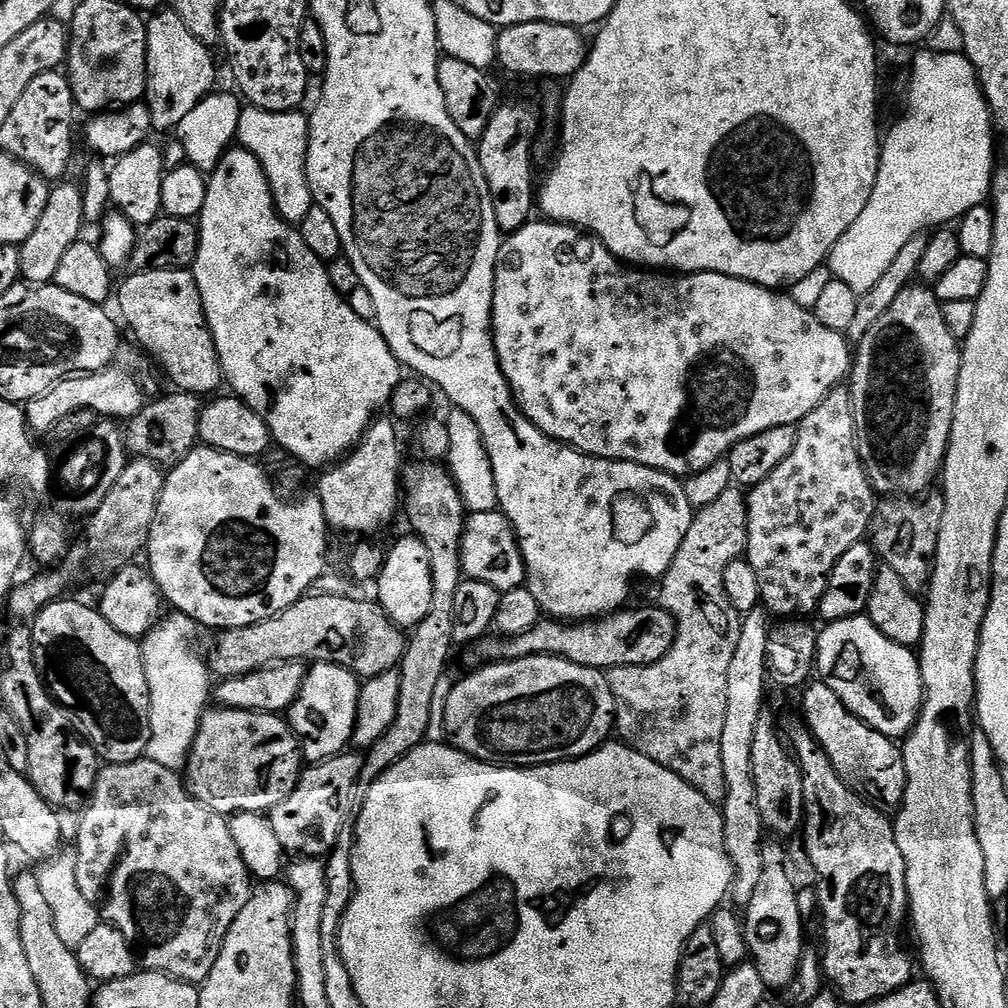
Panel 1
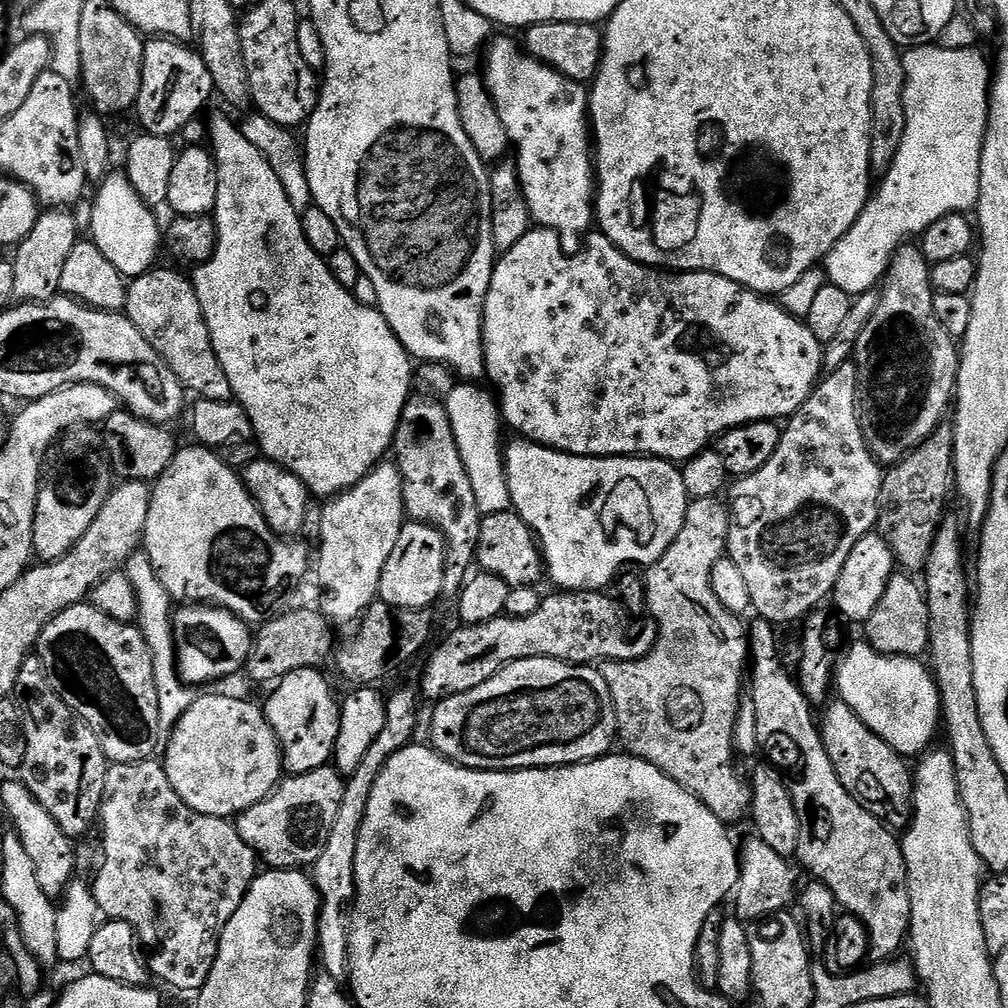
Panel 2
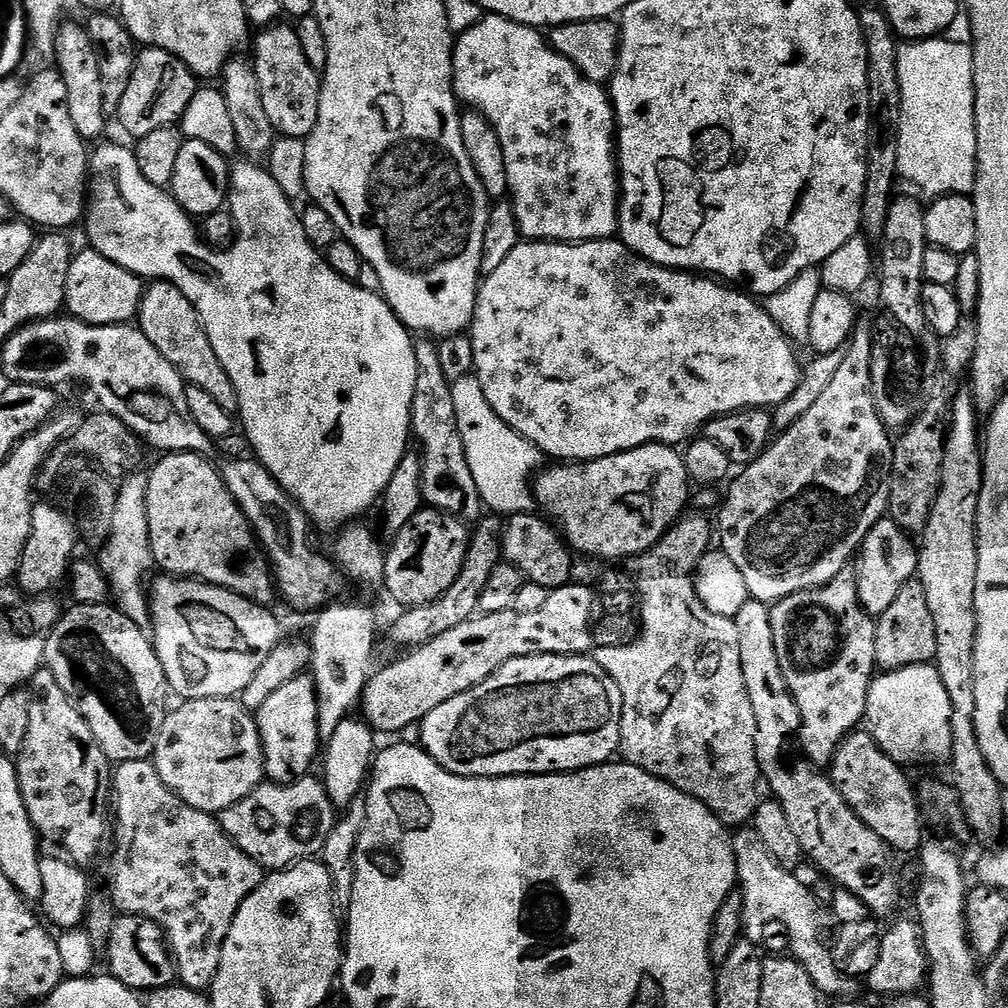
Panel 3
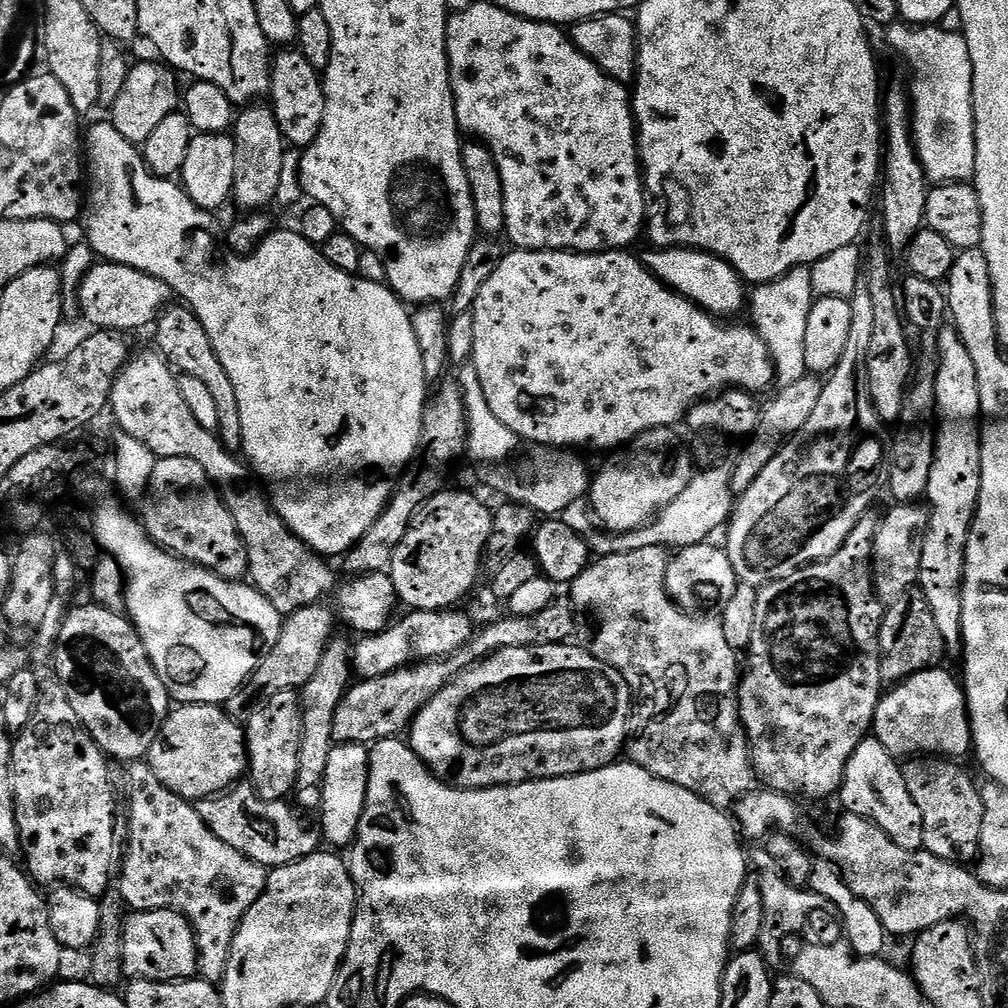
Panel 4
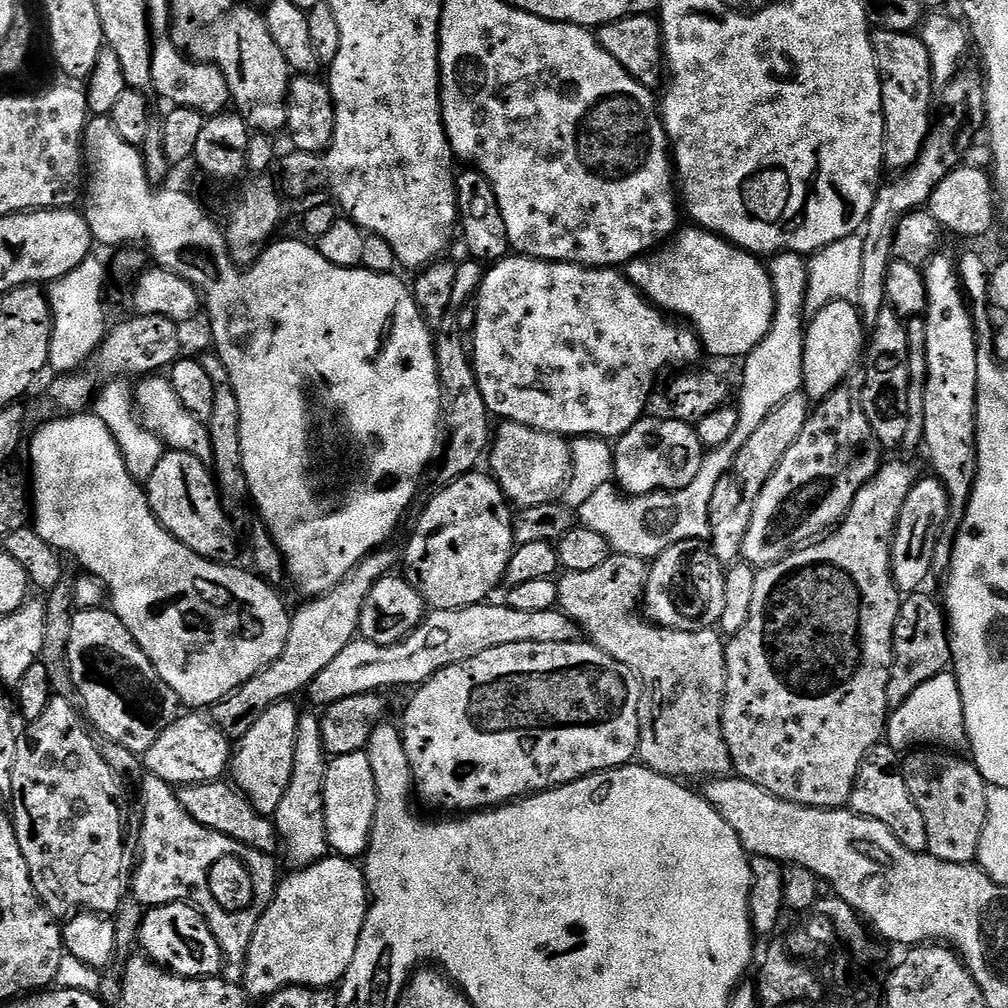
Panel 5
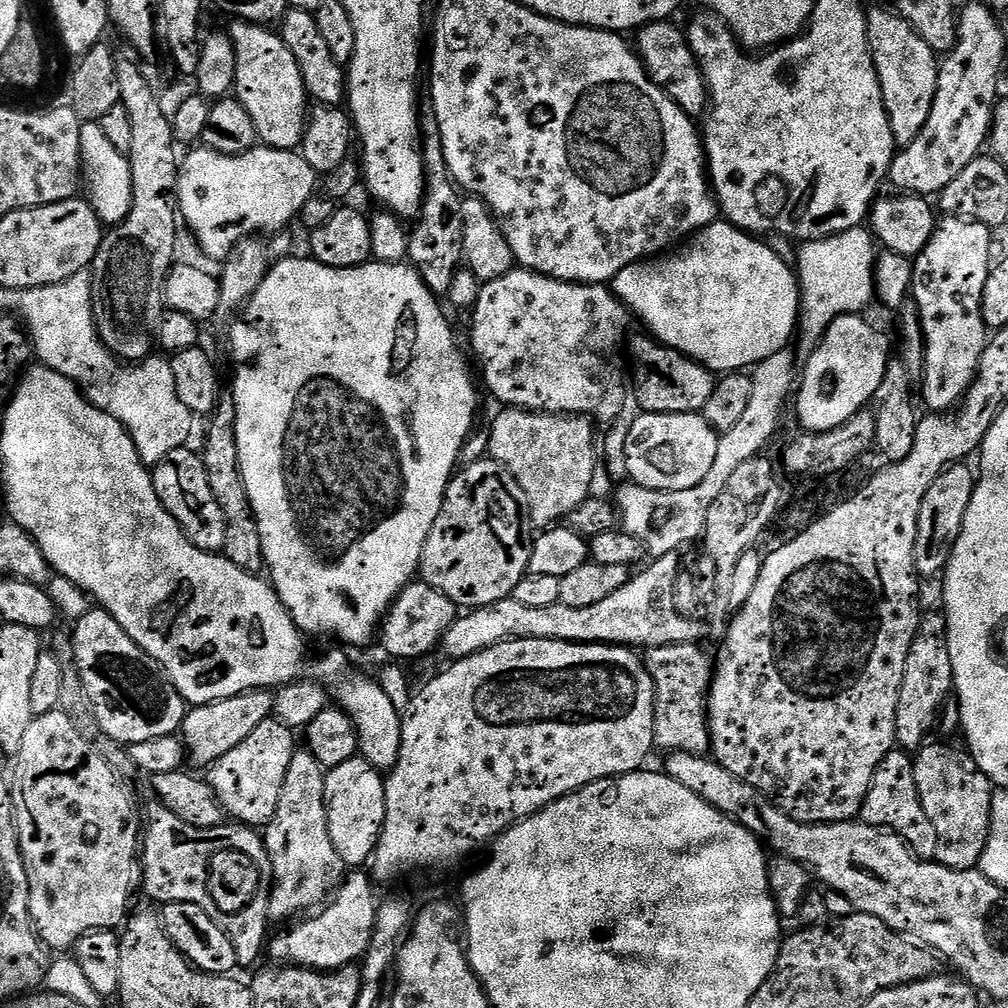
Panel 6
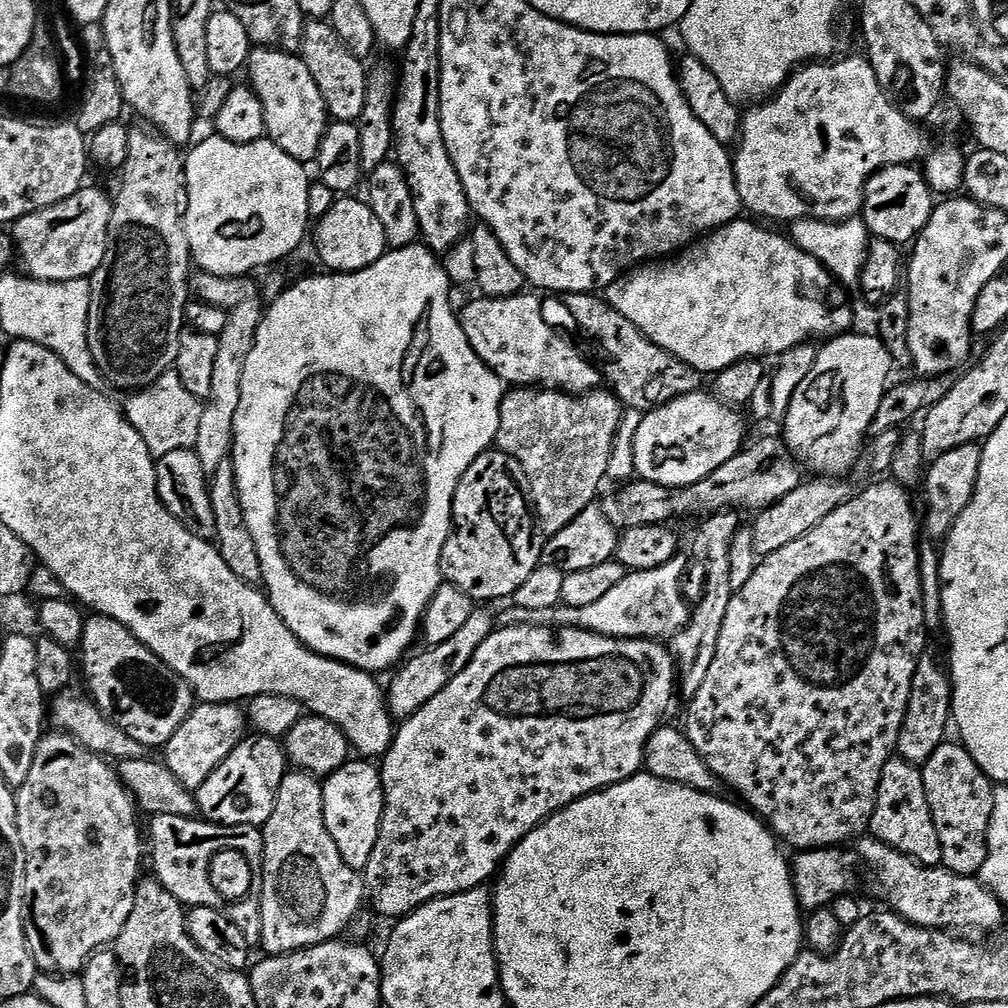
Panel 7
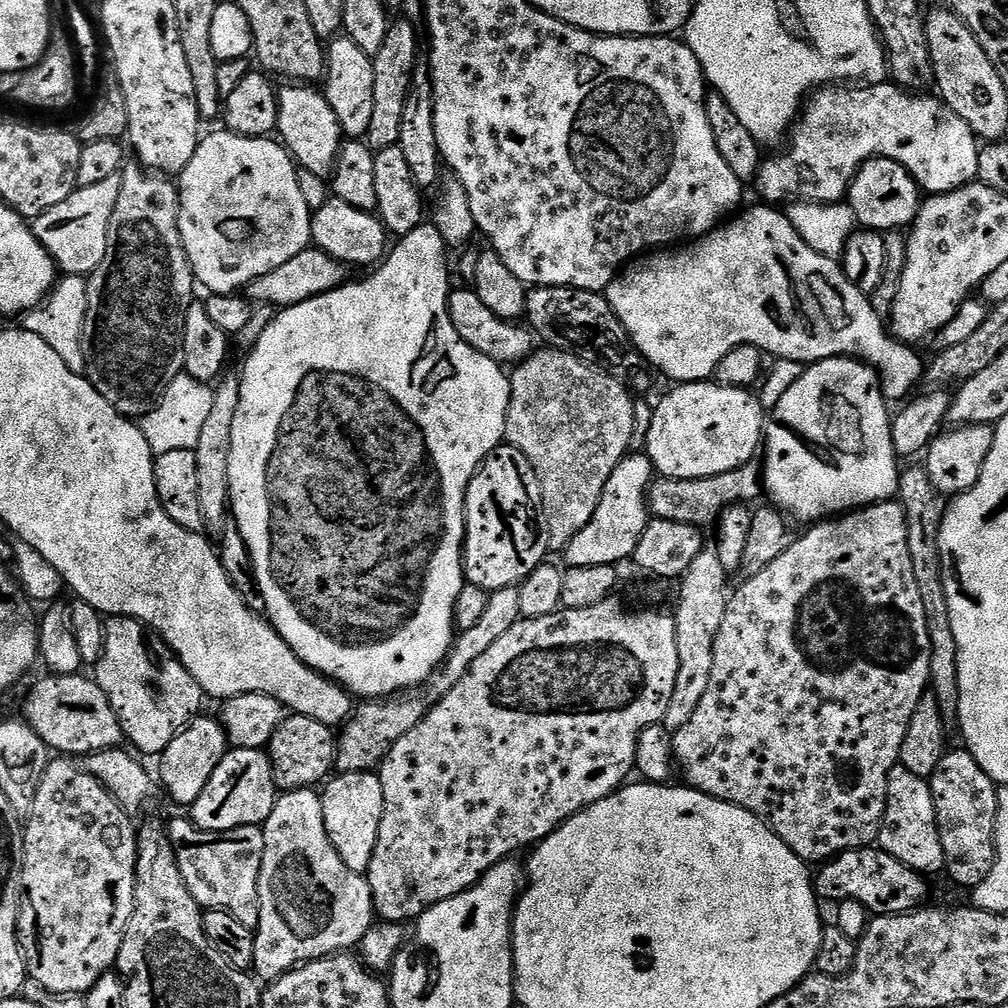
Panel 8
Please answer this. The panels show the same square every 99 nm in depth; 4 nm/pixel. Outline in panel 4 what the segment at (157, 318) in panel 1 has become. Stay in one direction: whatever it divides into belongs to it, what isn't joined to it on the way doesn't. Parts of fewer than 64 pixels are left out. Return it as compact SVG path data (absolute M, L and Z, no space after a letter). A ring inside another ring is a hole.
M169 306L160 313L155 325L156 344L161 356L172 365L177 373L185 376L202 378L218 405L220 441L231 452L239 453L244 447L242 442L242 414L238 414L238 394L234 394L234 382L230 382L230 374L226 374L226 366L218 362L218 354L210 342L210 334L206 334L206 326L202 326L195 312L187 306Z

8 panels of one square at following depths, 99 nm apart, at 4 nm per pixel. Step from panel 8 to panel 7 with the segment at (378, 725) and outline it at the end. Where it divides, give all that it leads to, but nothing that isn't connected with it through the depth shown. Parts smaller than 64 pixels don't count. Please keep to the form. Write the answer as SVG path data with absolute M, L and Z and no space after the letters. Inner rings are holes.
M473 607L466 626L462 626L462 630L456 631L447 642L429 647L424 650L428 652L420 652L417 656L409 655L395 669L396 677L386 684L386 699L388 711L397 721L403 722L414 714L418 714L418 710L422 710L422 706L426 706L426 702L430 702L430 698L434 698L434 694L446 690L446 686L450 686L450 682L454 682L454 678L458 678L458 674L462 674L462 670L466 670L466 666L470 666L470 658L474 658L474 654L478 654L478 646L482 646L482 642L486 642L486 638L490 638L490 634L495 632L498 627L498 616L495 616L488 608L491 607Z

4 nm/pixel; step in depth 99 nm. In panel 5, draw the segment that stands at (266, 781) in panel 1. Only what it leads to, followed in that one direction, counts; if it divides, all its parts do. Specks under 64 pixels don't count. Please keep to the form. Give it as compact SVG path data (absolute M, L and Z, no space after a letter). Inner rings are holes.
M181 715L169 728L162 730L158 742L154 742L154 746L142 754L147 771L173 786L205 784L207 780L218 780L230 768L229 737L207 715L192 715L196 716Z

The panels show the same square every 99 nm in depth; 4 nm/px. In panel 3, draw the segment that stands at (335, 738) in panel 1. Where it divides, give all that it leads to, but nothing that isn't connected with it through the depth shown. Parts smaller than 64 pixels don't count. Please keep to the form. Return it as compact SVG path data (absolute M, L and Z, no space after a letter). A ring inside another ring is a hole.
M311 675L296 676L286 686L274 690L254 715L264 751L265 777L273 784L293 784L309 775L322 748L318 734L318 698Z

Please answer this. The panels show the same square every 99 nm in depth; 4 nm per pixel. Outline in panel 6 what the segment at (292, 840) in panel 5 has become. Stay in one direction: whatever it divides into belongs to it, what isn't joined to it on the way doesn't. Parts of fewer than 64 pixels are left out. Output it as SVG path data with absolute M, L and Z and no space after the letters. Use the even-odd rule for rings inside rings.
M296 751L292 755L290 770L286 770L286 782L282 782L278 810L274 810L274 818L263 833L264 849L268 852L272 867L272 897L268 903L268 914L273 921L291 921L301 914L319 909L344 883L346 865L342 858L338 858L334 842L330 842L324 805L325 775L326 769L312 752Z

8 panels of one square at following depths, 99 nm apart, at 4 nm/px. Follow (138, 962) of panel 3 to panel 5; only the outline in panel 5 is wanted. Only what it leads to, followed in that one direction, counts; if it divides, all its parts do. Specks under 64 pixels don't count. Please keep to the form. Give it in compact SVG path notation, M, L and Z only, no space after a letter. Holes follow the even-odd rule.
M159 904L156 908L147 909L141 923L138 948L149 960L153 960L161 968L167 968L176 976L187 976L189 980L207 980L216 978L224 971L224 952L218 946L218 938L208 925L208 919L193 904Z

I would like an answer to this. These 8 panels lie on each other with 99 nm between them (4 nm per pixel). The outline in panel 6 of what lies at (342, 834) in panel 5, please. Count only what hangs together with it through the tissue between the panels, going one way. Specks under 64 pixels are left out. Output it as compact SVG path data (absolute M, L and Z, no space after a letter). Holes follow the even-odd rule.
M353 758L342 762L342 766L327 769L324 781L330 842L334 842L334 850L338 850L338 858L342 858L344 865L352 870L359 869L371 861L382 834L386 818L385 777L370 761Z

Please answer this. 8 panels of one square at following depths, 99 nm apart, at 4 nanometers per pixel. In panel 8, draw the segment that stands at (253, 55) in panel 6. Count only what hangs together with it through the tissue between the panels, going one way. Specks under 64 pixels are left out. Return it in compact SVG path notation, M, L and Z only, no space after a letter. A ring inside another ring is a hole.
M288 82L285 85L285 88L281 87L278 92L280 101L276 132L279 139L300 168L310 170L310 174L318 174L318 178L328 180L336 168L336 159L342 143L338 117L334 115L334 110L330 110L330 102L319 87L303 82Z

